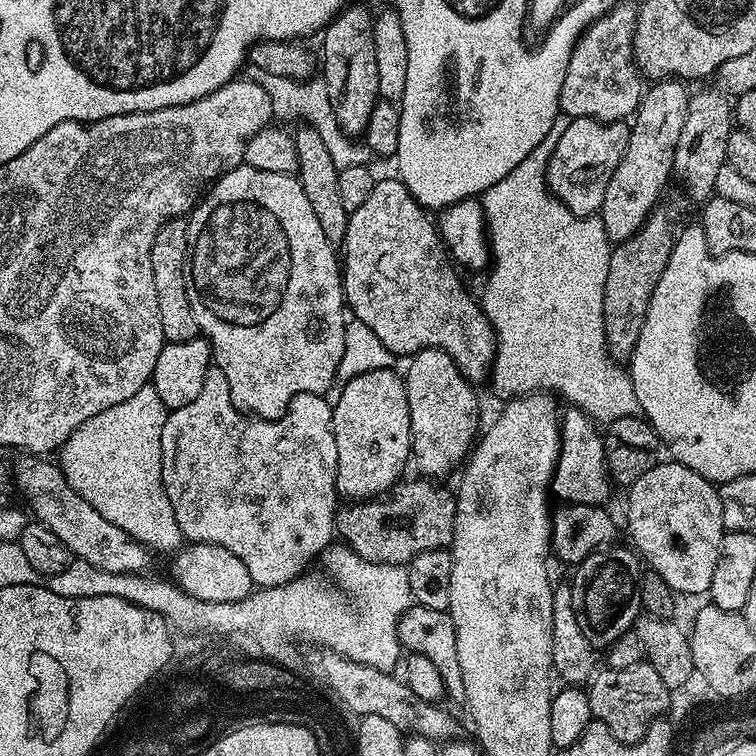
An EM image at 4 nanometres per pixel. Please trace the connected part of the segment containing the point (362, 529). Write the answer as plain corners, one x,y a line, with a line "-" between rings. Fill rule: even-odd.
428,478
405,479
387,494
341,507
336,517
338,536
362,558
379,564
408,565
418,554
448,548
454,534
456,498

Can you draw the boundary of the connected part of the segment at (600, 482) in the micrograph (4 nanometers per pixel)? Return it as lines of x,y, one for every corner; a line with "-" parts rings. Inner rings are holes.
569,407
567,411
560,421
560,457
552,476
551,495
564,504
603,505
614,489
614,481
608,474
601,429
582,409

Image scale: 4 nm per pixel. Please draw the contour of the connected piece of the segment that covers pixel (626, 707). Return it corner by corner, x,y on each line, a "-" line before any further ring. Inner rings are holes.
647,662
626,666
626,670
605,667
593,675
586,691
590,698
592,719
602,721
606,730
623,744
641,740
648,727
669,711
670,690
666,682
662,682
658,670

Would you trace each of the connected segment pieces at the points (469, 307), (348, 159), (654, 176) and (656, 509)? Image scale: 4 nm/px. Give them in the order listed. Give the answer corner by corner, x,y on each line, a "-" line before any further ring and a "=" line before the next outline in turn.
398,178
391,179
377,179
365,204
358,206
358,210
348,217
342,245
342,283
347,311
370,326
370,330
378,334
378,342
382,342
393,357
411,358
424,348
441,348
454,358
458,370
473,386
480,386
484,379
487,381
493,375
498,360
496,331
486,318
481,301
477,297
475,300
464,289
461,273
454,267
433,217
432,220
428,217
431,215
415,200
410,190
406,190
404,183
=
253,67
251,71
251,79
256,80
258,86
262,86
262,90
266,90
266,94
270,94
273,117
280,122
300,120
296,122
303,122
307,127
318,130
318,135
322,138
322,143
326,146
326,151
330,154
330,159
333,160
336,168
362,166
369,163
370,153
367,144
359,139
347,136
342,130
342,126
338,126
336,110
328,93
328,84
323,78
291,80
285,76
270,74
257,67
=
675,78
657,80
645,91
630,124
626,154
622,154
622,162
618,162
618,170
614,170
610,186
606,186
606,198
602,198
598,213
609,241
619,242
633,236
647,222
652,209
661,203
660,195
668,179
671,181
674,176
674,150
686,122
689,99
689,85
=
661,462
646,470
646,474
642,474
638,482
631,484
627,492
628,532
632,535
631,543
642,557
643,563
651,571
657,572
670,585
673,593
685,592
688,596
703,597
710,586
710,578
714,578
714,566
718,566
720,547
726,531
717,485
686,466
675,462

